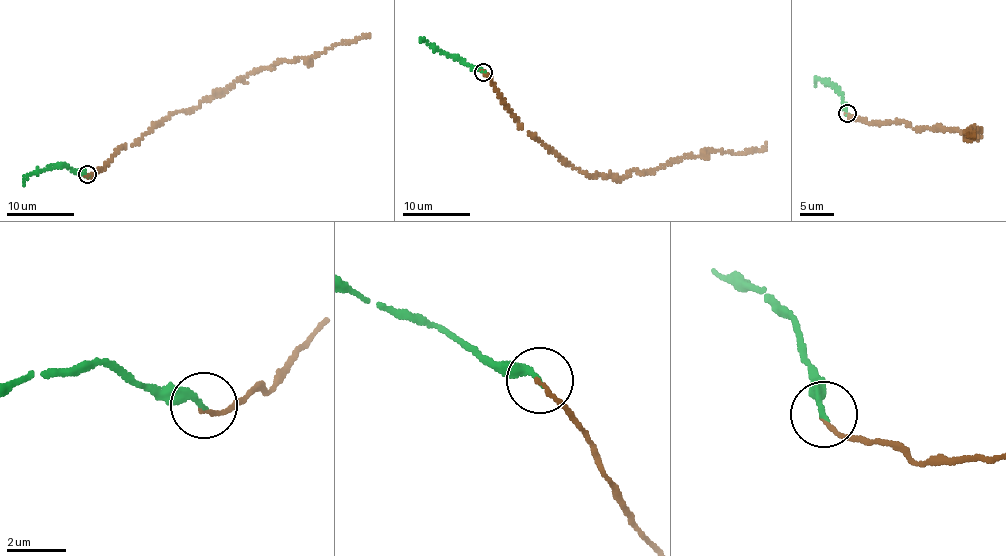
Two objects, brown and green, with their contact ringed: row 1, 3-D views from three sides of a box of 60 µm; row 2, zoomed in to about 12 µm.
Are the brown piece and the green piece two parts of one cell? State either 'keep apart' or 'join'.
join

